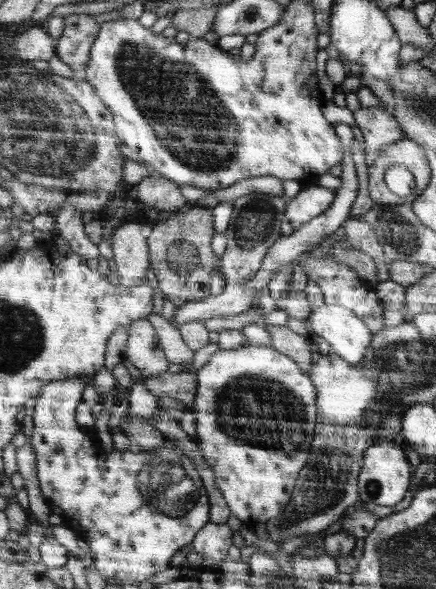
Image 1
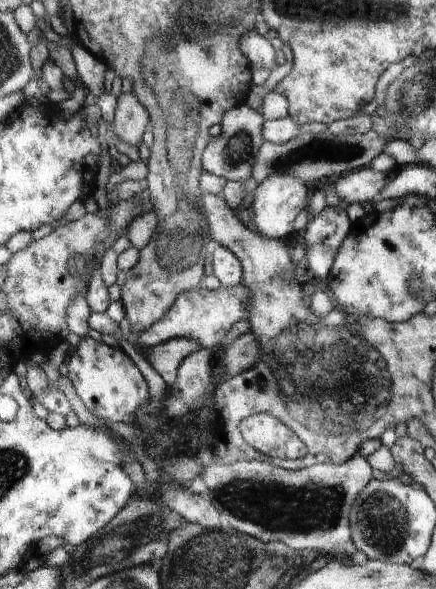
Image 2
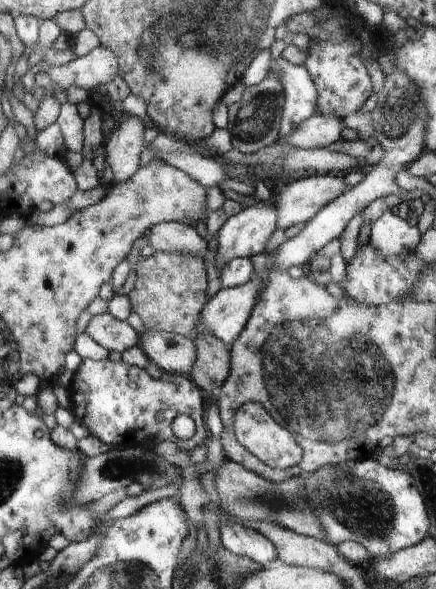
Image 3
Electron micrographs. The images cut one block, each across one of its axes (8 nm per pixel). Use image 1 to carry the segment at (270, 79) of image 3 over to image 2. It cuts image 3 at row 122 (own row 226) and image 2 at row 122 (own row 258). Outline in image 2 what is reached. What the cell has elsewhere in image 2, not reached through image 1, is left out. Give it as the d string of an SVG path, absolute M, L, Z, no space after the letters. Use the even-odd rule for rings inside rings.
M248 105L231 108L231 111L224 115L224 120L220 123L220 134L212 137L211 142L207 144L207 150L202 156L204 170L210 174L216 174L216 176L222 176L227 181L250 182L259 148L265 141L263 137L264 121L263 113Z

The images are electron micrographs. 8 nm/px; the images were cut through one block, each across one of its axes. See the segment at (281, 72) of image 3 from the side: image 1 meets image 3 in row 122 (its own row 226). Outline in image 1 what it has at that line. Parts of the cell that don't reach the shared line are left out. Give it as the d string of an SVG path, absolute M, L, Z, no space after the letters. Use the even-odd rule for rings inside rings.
M315 182L305 185L301 192L287 202L286 216L282 220L282 234L294 234L304 225L331 209L335 201L335 192Z

